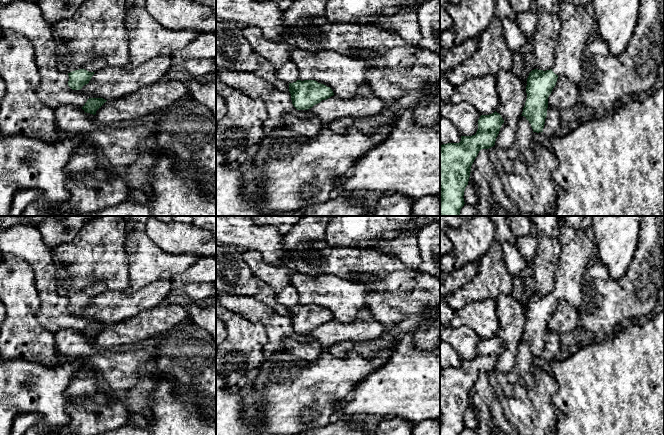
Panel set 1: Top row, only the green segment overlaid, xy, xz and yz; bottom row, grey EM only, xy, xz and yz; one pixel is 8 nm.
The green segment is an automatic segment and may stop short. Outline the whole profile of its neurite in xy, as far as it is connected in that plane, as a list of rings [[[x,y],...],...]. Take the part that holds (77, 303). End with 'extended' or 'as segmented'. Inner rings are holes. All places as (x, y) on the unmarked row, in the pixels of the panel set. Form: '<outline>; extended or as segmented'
[[[64,280],[58,283],[57,291],[61,296],[66,296],[69,300],[68,310],[72,314],[80,314],[89,307],[94,297],[106,289],[104,283],[95,283],[82,290],[73,290],[71,283]]]; extended

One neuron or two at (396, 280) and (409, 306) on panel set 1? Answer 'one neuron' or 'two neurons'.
one neuron

